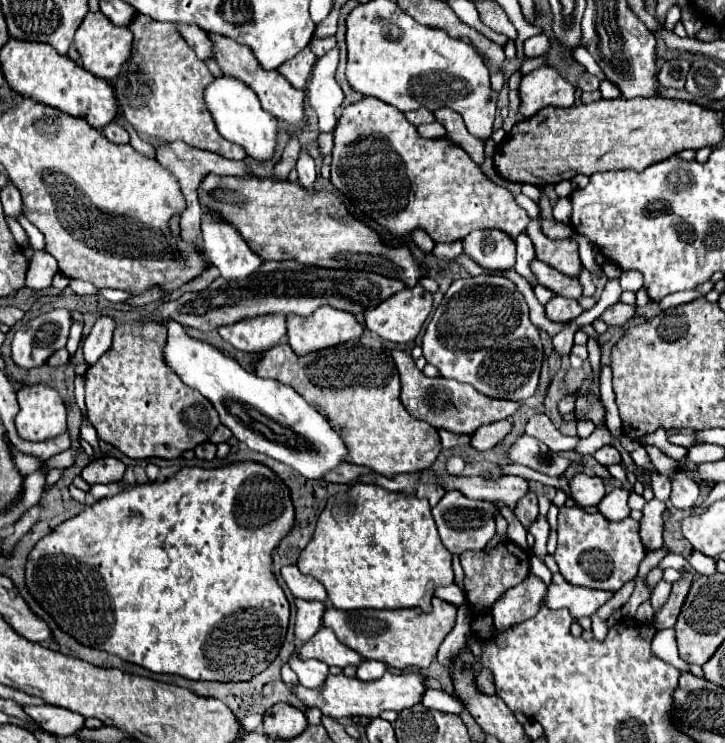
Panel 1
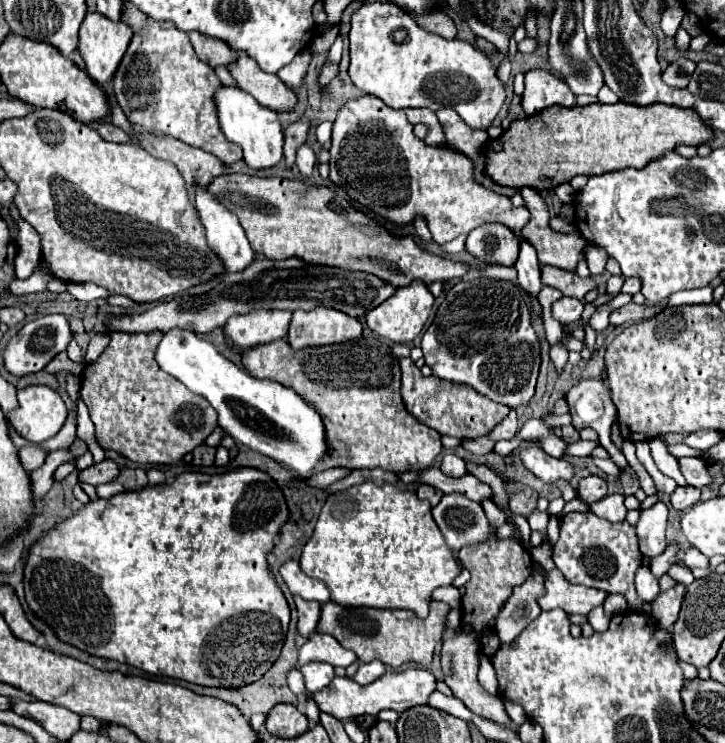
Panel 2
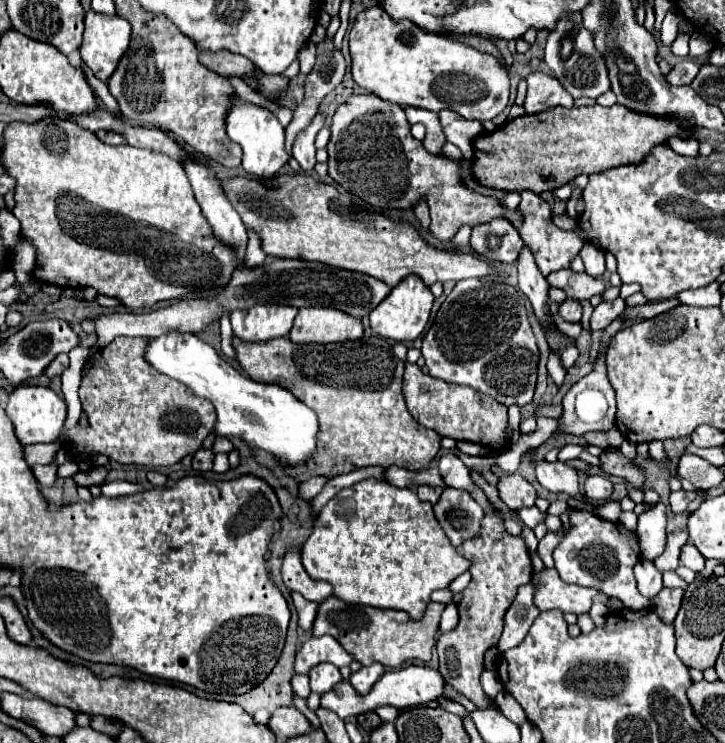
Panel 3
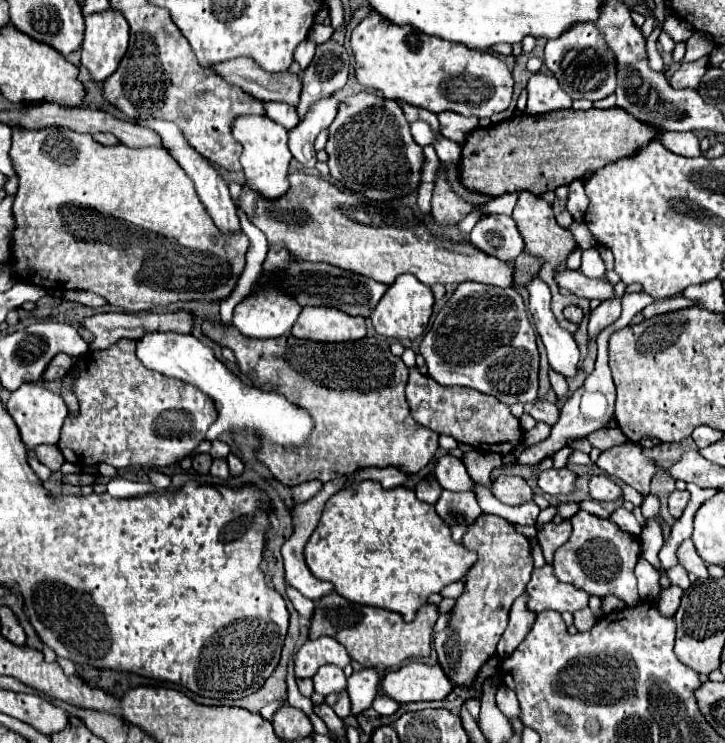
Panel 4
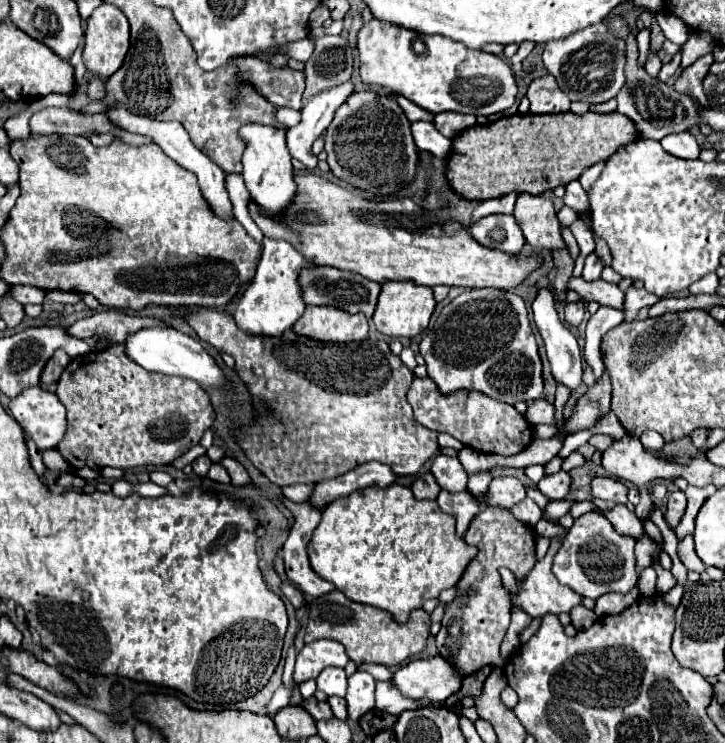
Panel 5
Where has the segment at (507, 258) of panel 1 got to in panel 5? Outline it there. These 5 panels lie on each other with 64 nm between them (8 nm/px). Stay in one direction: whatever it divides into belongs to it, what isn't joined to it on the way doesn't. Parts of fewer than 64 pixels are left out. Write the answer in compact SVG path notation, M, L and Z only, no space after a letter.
M490 214L470 226L472 236L486 248L500 248L504 252L520 252L526 244L522 230L512 214Z

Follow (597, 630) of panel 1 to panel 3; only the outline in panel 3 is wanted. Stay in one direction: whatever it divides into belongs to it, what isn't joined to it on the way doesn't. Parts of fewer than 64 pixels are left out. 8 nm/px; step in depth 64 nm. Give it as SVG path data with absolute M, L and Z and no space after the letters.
M595 600L590 608L589 615L596 627L604 626L606 622L606 616L608 616L608 609L605 602Z

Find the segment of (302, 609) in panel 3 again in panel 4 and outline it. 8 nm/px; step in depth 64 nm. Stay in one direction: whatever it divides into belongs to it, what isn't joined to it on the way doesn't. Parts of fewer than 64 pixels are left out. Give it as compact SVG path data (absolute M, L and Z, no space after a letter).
M286 586L286 594L288 594L290 602L294 604L294 608L298 610L298 614L310 620L310 618L312 618L312 610L314 610L314 602L308 600L308 598L304 598L304 596L302 596L296 588L292 588L292 586Z

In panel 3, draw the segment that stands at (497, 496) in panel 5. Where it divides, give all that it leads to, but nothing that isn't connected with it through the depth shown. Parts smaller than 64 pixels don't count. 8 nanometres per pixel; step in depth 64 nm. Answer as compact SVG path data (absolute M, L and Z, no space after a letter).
M508 474L498 480L498 496L500 500L510 508L518 510L522 506L534 506L536 500L536 490L534 486L522 478L520 474Z

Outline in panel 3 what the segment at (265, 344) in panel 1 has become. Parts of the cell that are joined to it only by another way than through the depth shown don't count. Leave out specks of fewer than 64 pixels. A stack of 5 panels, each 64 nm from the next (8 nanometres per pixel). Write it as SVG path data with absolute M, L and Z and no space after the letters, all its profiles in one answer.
M258 304L232 312L232 330L244 342L266 342L288 336L298 310L286 304Z

